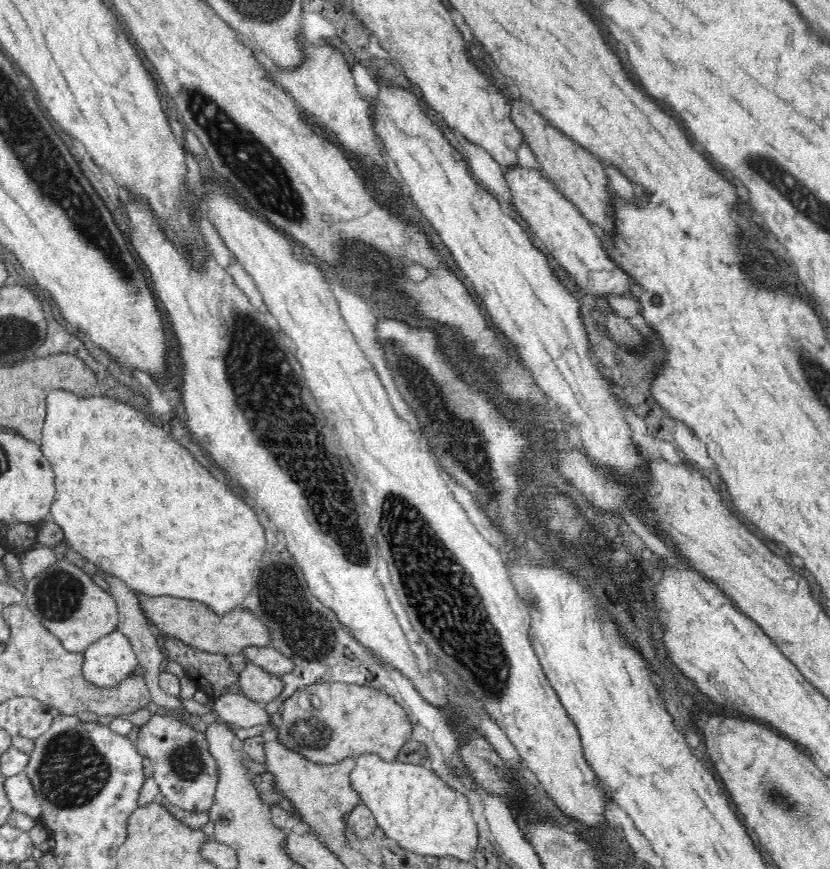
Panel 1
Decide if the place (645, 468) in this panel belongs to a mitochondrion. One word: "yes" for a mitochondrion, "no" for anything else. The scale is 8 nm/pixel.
no

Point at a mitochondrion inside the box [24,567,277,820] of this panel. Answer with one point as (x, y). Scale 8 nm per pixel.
(71, 771)

